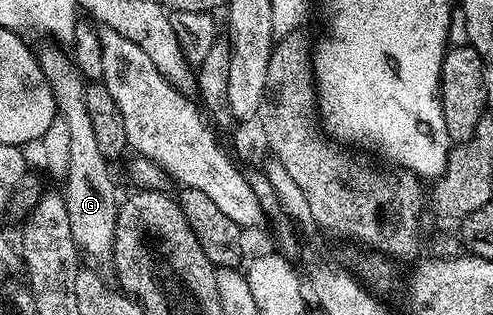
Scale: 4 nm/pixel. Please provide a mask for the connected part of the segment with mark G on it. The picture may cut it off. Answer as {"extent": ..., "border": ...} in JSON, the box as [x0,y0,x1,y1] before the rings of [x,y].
{"extent":[39,49,119,255],"border":[[[48,49],[39,54],[40,68],[51,87],[52,96],[59,118],[66,121],[70,134],[69,169],[64,176],[64,208],[70,220],[72,240],[85,255],[111,254],[113,235],[116,232],[119,198],[116,199],[114,183],[108,167],[109,160],[102,157],[98,146],[97,134],[94,131],[92,115],[89,112],[88,100],[85,97],[85,82],[83,76],[75,70],[71,58],[61,55],[54,49]]]}

